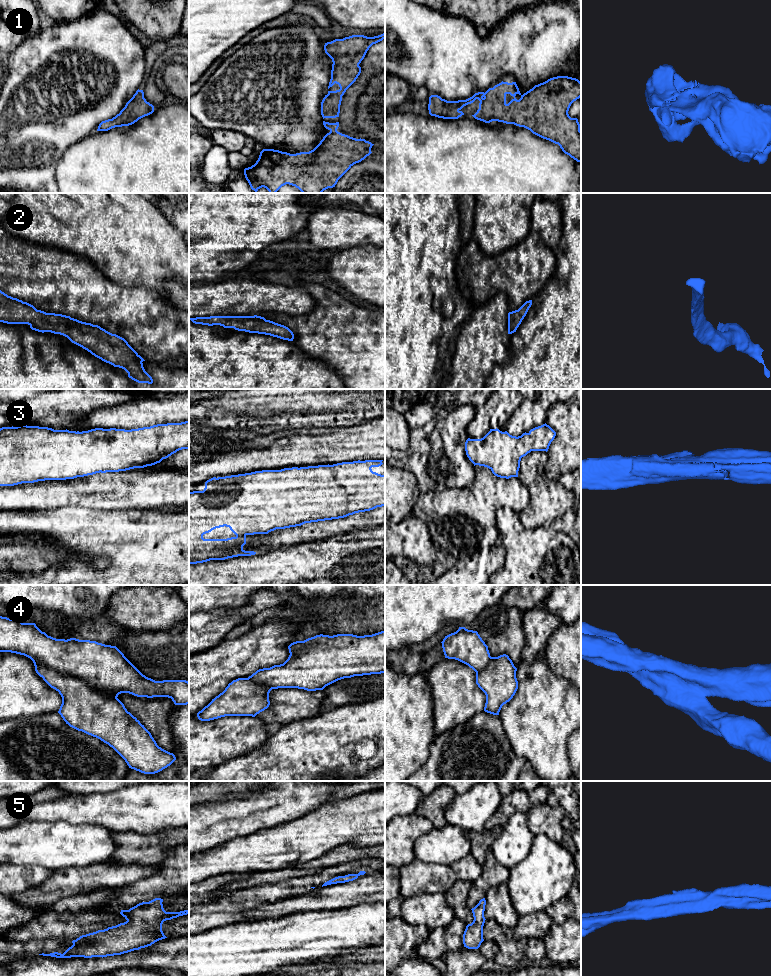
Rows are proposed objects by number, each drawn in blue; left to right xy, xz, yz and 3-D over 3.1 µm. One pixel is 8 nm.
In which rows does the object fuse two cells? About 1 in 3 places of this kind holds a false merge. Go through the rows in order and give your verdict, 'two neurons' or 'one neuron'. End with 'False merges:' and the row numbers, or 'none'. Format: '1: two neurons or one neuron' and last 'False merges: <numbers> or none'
1: one neuron
2: one neuron
3: one neuron
4: two neurons
5: one neuron
False merges: 4

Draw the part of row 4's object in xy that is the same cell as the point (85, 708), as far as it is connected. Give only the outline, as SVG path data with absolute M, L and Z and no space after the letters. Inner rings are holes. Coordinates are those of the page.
M33 662L36 673L62 697L58 713L70 727L112 747L129 768L155 774L176 757L159 747L151 733L117 698L78 677Z

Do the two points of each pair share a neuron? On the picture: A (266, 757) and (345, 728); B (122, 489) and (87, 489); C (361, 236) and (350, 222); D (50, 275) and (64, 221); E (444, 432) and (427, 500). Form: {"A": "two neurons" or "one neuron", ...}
{"A": "one neuron", "B": "one neuron", "C": "one neuron", "D": "two neurons", "E": "two neurons"}

